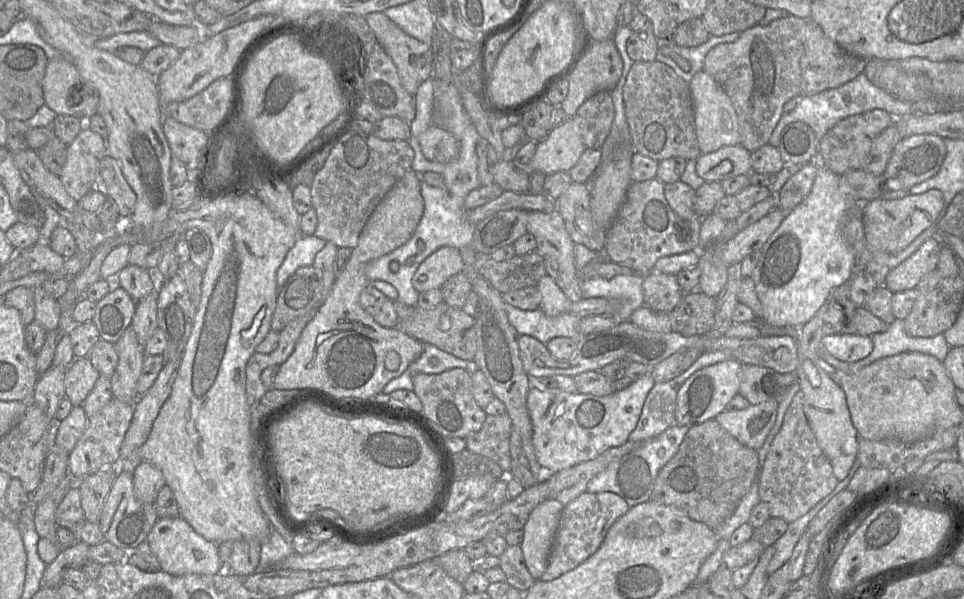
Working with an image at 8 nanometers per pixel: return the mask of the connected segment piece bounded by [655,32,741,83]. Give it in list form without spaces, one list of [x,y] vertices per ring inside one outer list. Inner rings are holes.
[[[733,32],[722,36],[712,35],[710,36],[707,42],[696,47],[680,46],[675,43],[671,37],[657,38],[658,50],[655,59],[670,66],[676,72],[677,75],[679,75],[683,80],[689,83],[692,77],[697,72],[703,70],[704,60],[709,50],[721,43],[735,42],[739,38],[740,34],[741,32]],[[663,46],[670,47],[675,53],[687,59],[690,63],[690,70],[684,70],[671,58],[664,56],[661,53],[661,48]]]

